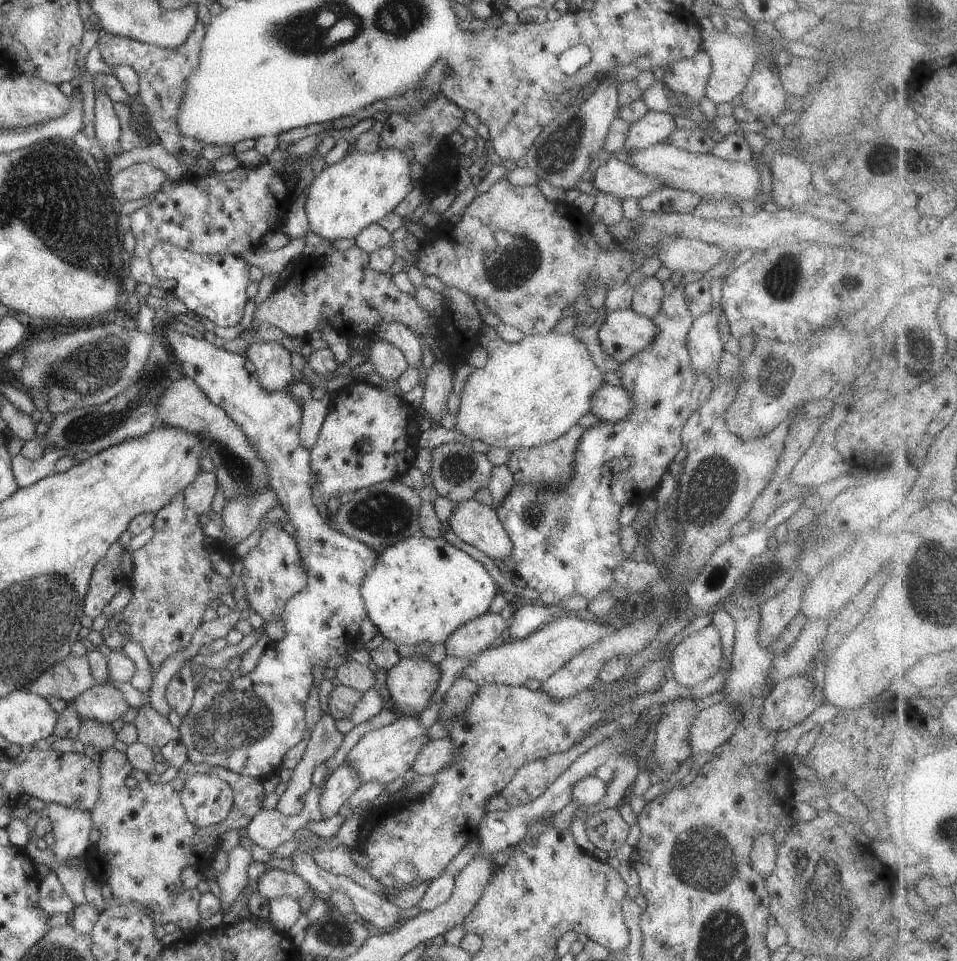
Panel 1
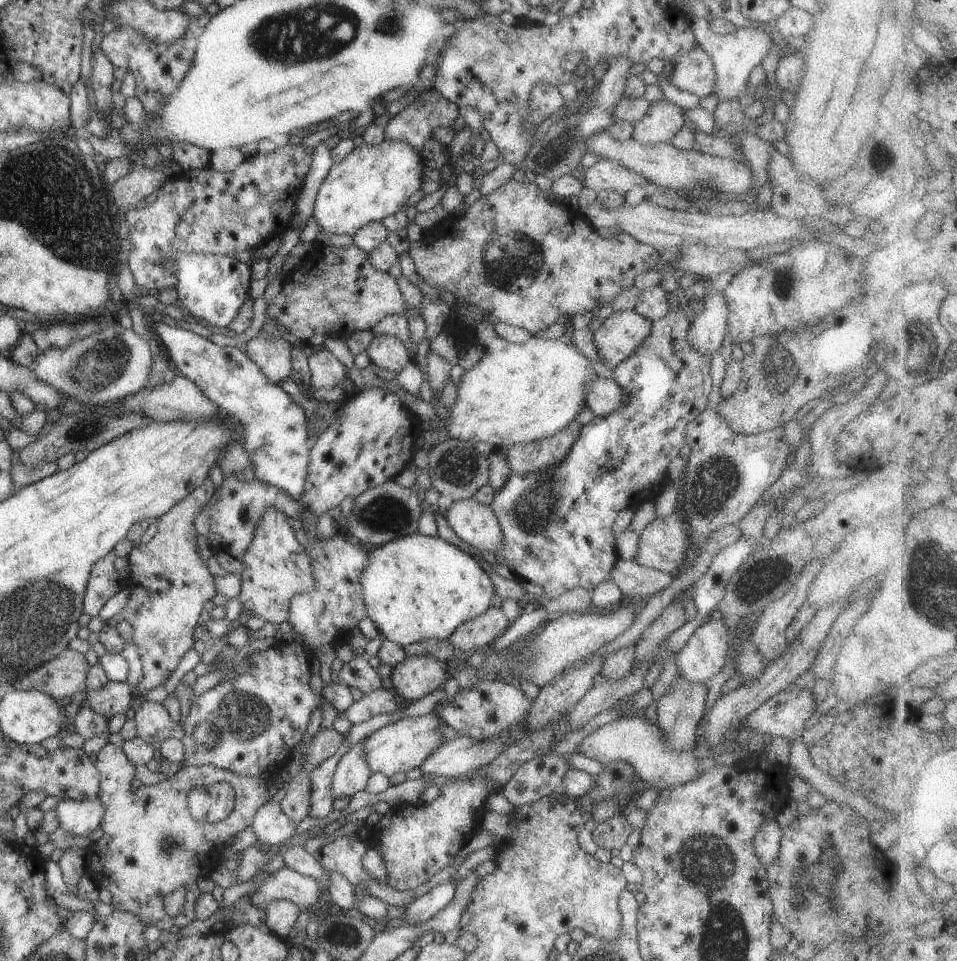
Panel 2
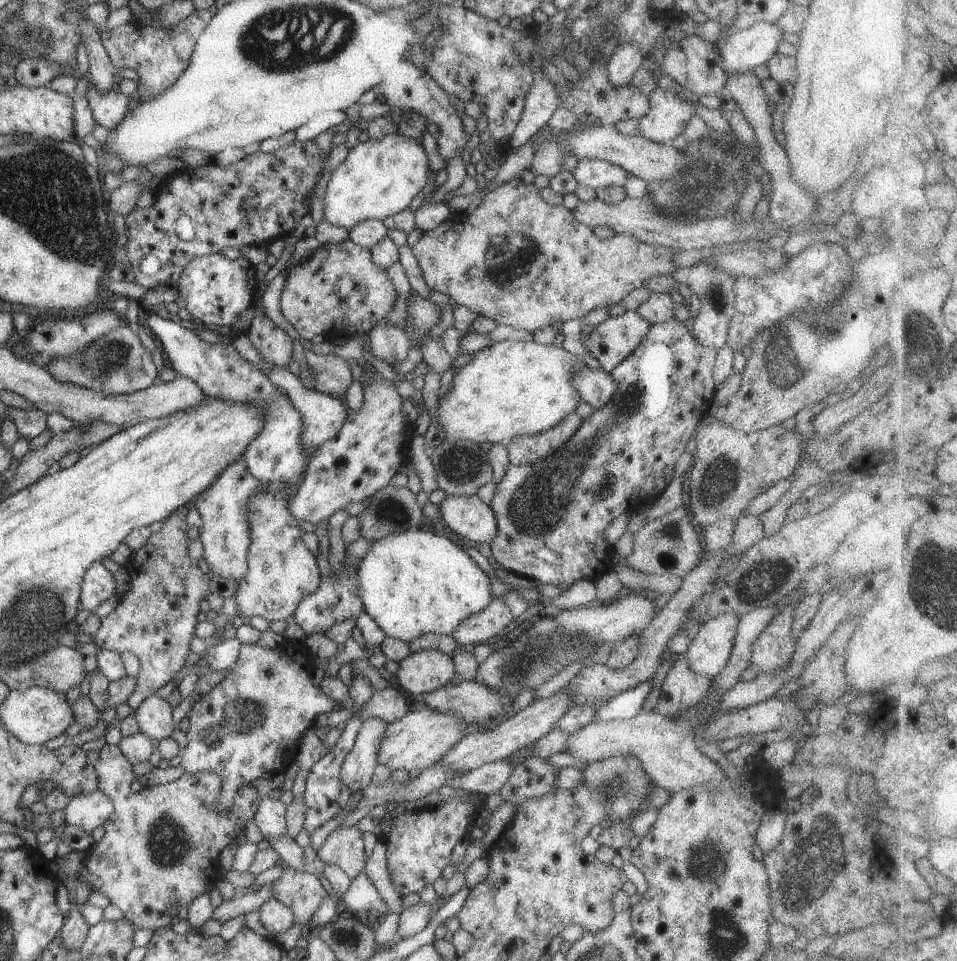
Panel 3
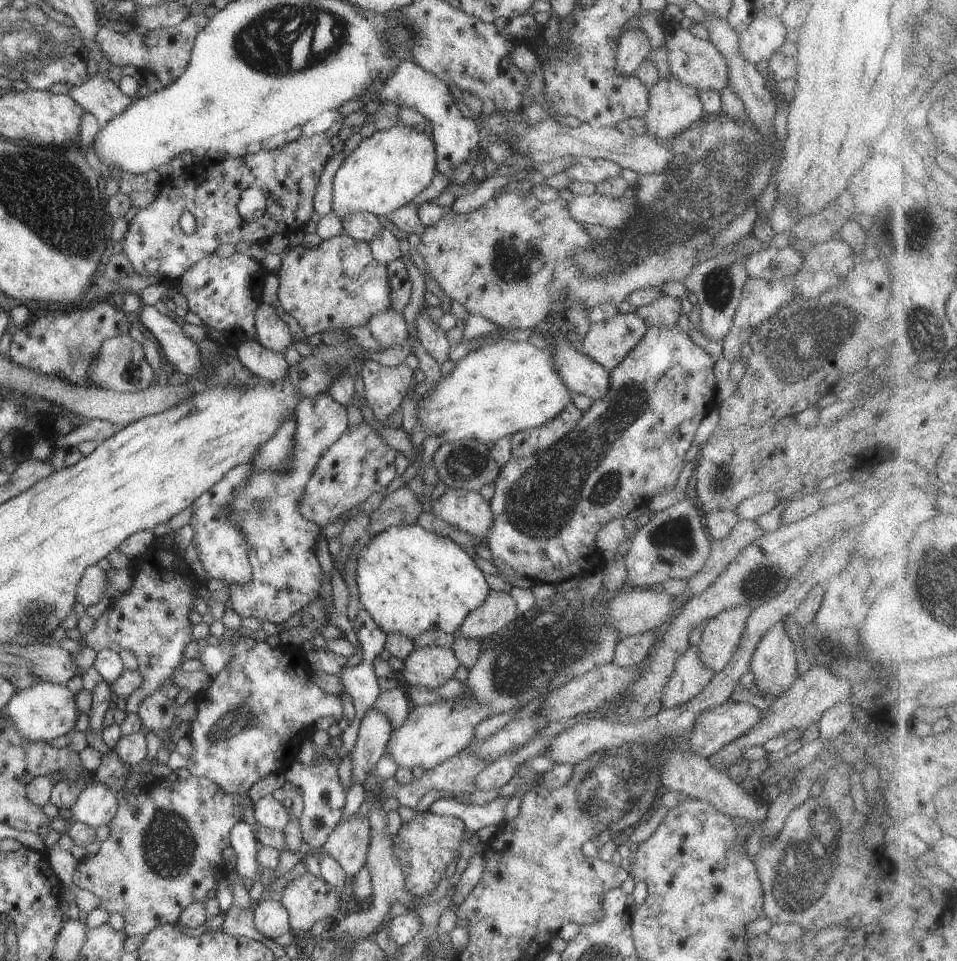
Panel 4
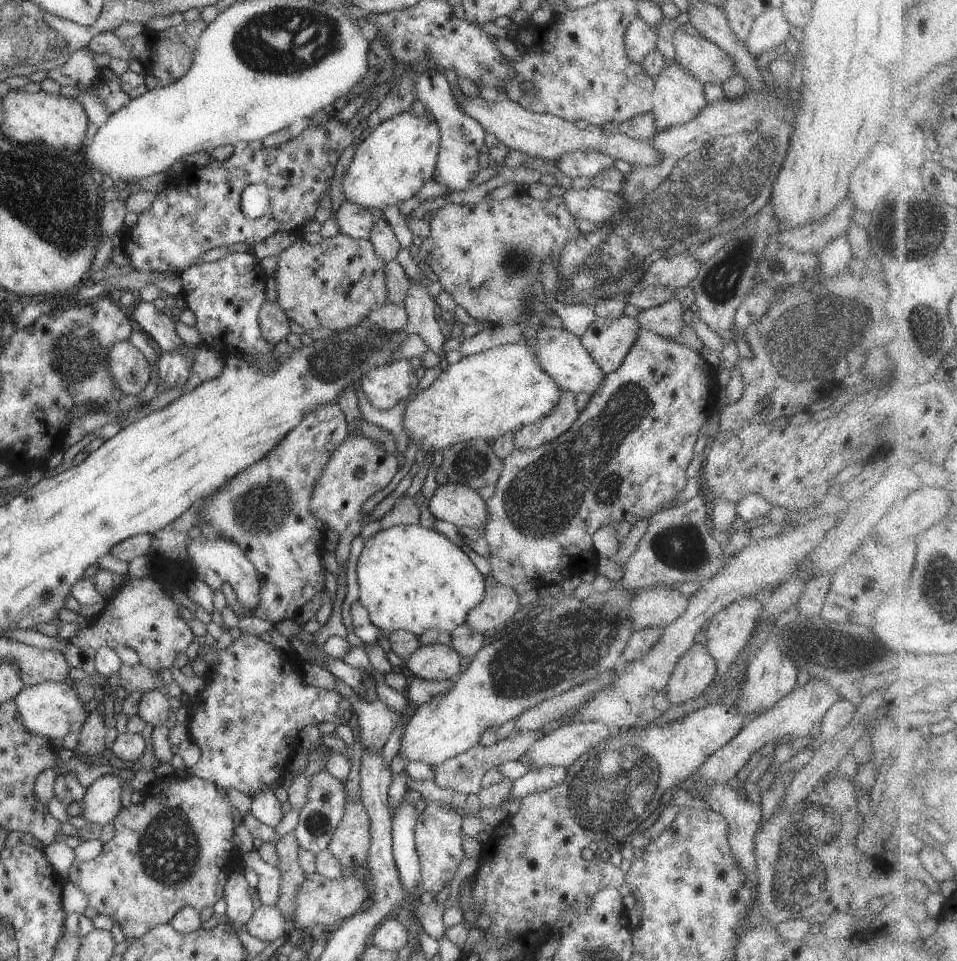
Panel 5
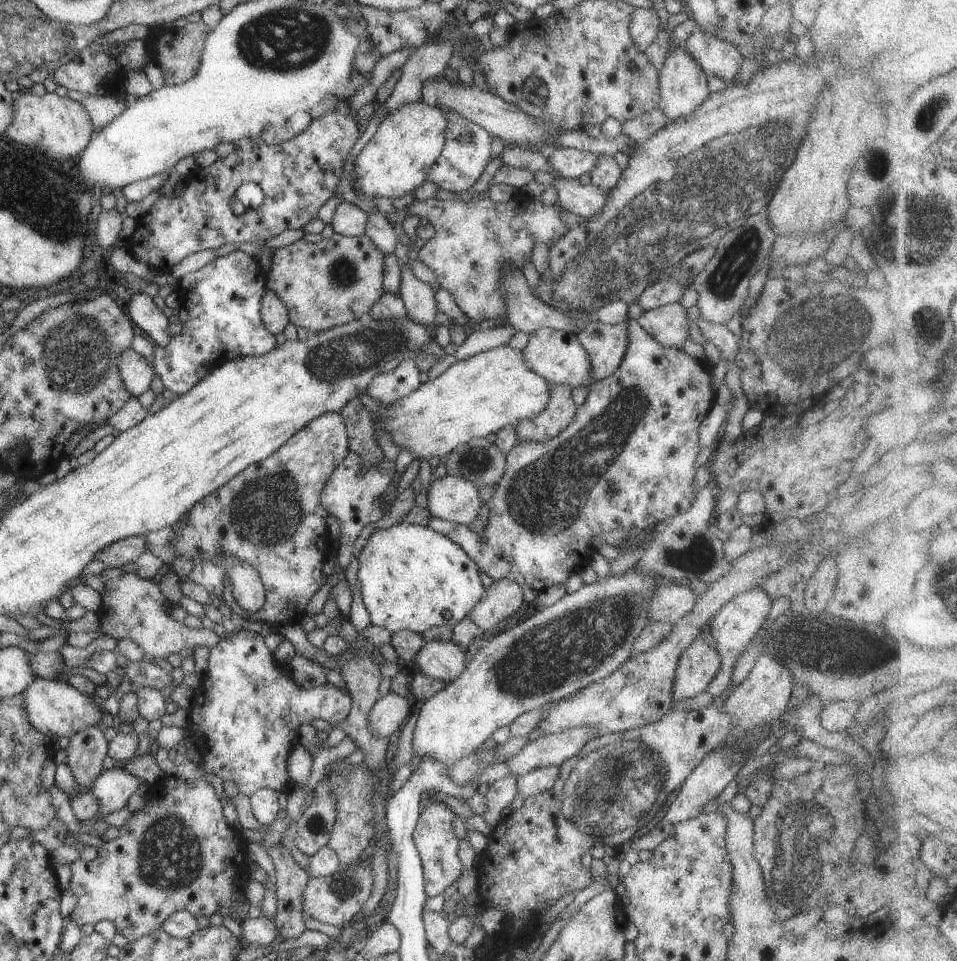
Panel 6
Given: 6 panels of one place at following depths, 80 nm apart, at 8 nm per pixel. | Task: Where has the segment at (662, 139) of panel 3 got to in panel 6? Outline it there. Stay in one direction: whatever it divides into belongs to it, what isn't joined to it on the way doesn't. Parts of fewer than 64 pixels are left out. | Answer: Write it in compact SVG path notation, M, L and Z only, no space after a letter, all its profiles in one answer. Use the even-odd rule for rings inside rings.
M682 46L674 48L664 61L664 64L659 68L659 87L661 97L656 108L660 109L666 115L667 122L680 118L680 116L688 116L693 110L696 110L696 108L698 108L711 93L711 90L709 89L709 79L705 70Z

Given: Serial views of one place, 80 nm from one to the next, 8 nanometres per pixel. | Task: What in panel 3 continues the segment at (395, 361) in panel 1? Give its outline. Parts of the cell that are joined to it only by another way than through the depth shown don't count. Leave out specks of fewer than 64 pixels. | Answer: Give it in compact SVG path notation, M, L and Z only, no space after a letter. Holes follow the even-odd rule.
M382 320L368 332L371 338L371 353L375 357L384 358L388 362L400 364L408 357L408 350L411 348L411 340L402 327L386 325Z

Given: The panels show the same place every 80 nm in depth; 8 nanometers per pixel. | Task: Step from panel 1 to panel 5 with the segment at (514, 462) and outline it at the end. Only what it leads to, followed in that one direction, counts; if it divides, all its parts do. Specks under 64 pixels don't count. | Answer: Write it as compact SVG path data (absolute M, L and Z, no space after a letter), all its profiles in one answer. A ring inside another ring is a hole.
M563 390L559 394L560 400L548 414L541 416L536 422L519 426L513 436L516 449L535 449L541 444L548 444L566 432L579 415L575 403L575 394Z

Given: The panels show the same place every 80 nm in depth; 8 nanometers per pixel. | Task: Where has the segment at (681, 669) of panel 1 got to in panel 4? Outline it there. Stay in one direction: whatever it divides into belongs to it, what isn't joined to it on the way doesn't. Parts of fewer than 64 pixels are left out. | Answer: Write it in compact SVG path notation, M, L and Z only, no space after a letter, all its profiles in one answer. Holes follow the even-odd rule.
M746 605L723 610L701 628L702 639L697 646L699 657L715 673L720 672L730 662L753 610Z

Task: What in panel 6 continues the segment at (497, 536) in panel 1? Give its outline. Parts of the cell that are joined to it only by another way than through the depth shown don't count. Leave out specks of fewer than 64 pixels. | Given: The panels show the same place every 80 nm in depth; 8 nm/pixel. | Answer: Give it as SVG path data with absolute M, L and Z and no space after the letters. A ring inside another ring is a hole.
M447 474L431 484L427 491L427 509L433 517L469 526L478 516L483 502L473 482Z

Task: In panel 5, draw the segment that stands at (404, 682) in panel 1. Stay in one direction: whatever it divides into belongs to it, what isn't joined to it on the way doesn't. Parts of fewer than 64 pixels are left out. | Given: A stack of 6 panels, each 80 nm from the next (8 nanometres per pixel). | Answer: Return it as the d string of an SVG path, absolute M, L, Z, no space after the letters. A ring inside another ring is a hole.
M445 644L420 645L406 660L414 676L431 681L455 679L461 672L460 654Z

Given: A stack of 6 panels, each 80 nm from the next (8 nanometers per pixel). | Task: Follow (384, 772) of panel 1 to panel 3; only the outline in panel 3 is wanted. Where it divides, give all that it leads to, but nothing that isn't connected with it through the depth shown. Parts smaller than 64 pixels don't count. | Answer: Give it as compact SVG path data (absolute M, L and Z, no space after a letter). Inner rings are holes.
M424 705L420 709L408 711L400 720L390 723L385 730L377 754L377 764L386 765L391 770L425 769L441 760L459 740L466 736L464 729L467 722L456 713L450 711L441 713Z

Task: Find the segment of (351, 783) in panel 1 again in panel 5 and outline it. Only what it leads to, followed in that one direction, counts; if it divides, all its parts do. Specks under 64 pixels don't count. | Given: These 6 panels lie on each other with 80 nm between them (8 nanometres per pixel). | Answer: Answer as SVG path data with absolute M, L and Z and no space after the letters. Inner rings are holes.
M337 678L335 689L340 695L348 698L351 707L358 716L359 733L364 749L382 750L388 744L393 730L401 716L384 701L362 702L355 690L344 680Z

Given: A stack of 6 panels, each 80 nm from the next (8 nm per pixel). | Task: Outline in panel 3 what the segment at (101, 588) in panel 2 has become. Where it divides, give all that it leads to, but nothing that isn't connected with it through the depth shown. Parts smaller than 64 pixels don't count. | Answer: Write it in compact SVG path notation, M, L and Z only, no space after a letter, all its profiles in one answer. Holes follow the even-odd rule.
M94 561L83 578L80 608L95 612L98 606L118 590L113 572L104 567L102 561Z

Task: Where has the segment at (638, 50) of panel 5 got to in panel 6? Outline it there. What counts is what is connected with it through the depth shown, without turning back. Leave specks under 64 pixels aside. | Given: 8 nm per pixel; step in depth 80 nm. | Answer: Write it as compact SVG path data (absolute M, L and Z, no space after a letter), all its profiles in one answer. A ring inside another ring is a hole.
M635 7L629 29L634 43L642 52L645 52L648 46L652 44L660 28L660 19L656 9Z

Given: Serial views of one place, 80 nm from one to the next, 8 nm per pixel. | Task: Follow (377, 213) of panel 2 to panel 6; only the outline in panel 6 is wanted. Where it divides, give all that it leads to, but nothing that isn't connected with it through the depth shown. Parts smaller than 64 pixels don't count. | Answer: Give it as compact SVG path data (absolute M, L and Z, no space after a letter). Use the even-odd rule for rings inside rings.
M422 100L389 112L354 163L360 190L370 199L384 196L392 200L416 190L426 180L430 167L444 148L446 127L445 112Z

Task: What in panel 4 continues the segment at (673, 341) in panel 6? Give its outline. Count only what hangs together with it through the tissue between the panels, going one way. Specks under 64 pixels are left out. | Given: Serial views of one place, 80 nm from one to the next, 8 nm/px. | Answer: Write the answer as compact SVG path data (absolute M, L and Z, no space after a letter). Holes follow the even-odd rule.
M660 295L654 302L640 307L637 315L648 327L675 327L683 314L680 299L669 295Z

